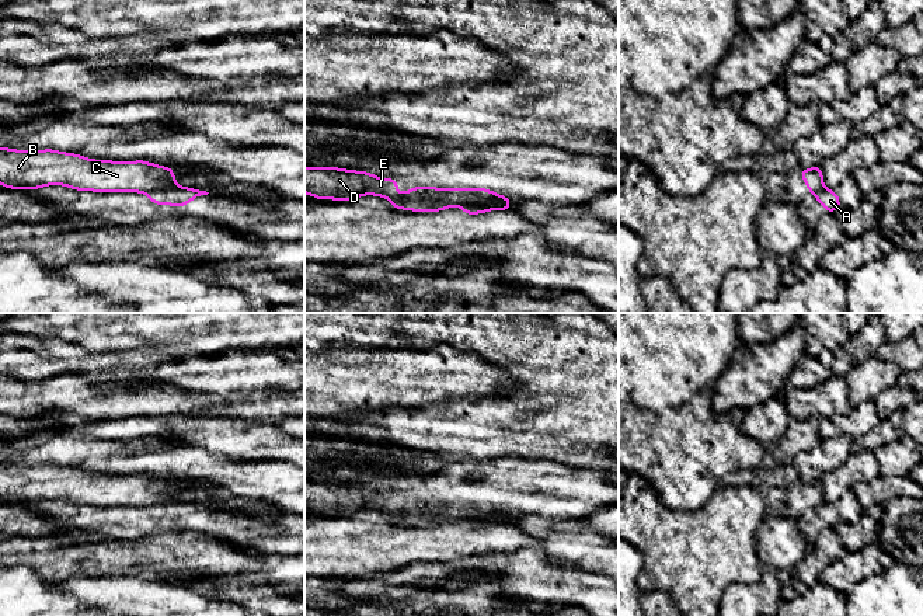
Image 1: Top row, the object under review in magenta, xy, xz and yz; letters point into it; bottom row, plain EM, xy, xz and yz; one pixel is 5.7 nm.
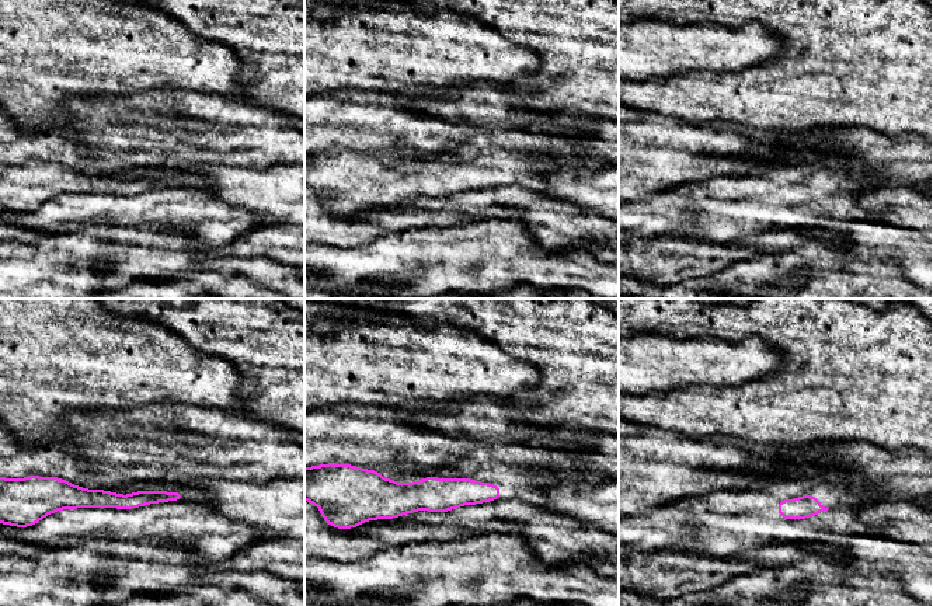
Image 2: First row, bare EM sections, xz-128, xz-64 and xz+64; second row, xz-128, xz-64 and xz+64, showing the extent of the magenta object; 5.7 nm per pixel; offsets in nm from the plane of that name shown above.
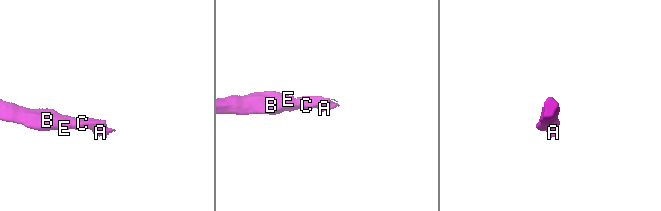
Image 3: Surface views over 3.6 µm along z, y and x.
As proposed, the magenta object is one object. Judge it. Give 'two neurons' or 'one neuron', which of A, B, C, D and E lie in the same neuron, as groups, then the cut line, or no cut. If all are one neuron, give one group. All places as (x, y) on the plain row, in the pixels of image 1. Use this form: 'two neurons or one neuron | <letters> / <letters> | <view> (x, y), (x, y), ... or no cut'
two neurons | A / B C D E | xz (495, 507), (487, 512), (467, 515), (460, 521)

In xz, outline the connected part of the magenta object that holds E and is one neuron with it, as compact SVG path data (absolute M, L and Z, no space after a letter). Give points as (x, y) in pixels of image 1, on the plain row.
M304 481L304 508L316 514L353 515L365 509L386 512L394 523L440 526L467 516L488 514L497 507L487 502L436 502L418 500L401 509L396 493L380 493L369 486L339 481Z

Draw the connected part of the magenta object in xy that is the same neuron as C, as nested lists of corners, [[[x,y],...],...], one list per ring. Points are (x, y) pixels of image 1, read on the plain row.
[[[0,462],[0,501],[36,505],[48,500],[63,500],[80,507],[139,508],[178,501],[174,483],[144,474],[122,477],[53,463]]]

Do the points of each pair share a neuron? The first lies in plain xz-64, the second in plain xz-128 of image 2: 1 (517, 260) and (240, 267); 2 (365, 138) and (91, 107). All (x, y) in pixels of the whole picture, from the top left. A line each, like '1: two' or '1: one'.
1: one
2: one

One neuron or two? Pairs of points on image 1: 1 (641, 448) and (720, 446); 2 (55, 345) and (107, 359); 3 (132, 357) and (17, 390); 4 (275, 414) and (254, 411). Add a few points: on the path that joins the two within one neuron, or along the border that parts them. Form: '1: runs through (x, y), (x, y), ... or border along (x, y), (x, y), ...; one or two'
1: runs through (661, 448), (700, 448); one
2: runs through (68, 358), (94, 359); one
3: border along (55, 375), (41, 380), (23, 379); two
4: runs through (270, 411), (260, 411); one

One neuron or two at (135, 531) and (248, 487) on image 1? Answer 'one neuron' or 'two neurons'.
two neurons

